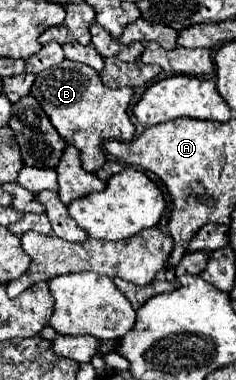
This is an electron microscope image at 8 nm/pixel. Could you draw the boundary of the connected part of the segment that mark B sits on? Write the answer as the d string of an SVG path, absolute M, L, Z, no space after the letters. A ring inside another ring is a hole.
M63 60L63 64L39 72L31 88L31 94L41 102L45 114L49 116L59 136L81 152L81 162L87 172L97 172L99 168L103 168L105 140L113 138L127 142L135 134L135 126L129 118L133 88L113 90L105 86L99 74L93 68L87 68L87 64L75 64L71 60Z

